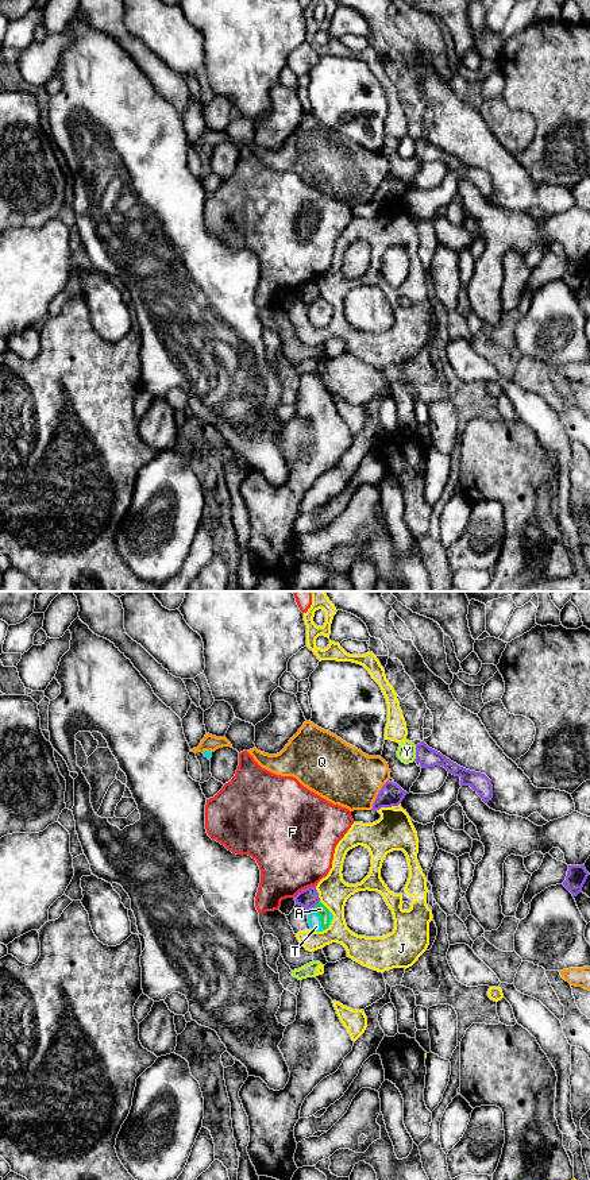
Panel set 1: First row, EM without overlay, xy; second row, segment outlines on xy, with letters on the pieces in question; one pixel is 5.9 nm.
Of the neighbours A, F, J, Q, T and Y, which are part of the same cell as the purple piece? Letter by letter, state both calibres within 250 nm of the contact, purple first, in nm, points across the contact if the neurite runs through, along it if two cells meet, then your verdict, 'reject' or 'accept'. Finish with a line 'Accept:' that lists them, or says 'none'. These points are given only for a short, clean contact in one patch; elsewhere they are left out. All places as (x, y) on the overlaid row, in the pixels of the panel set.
A: calibres 120 and 70 nm; border xy (319, 901), (313, 907); reject
F: calibres 120 and 460 nm; reject
J: calibres 140 and 220 nm; reject
Q: calibres 140 and 360 nm; reject
T: calibres 120 and 80 nm; border xy (312, 906), (308, 910); reject
Y: calibres 120 and 110 nm; reject
Accept: none

